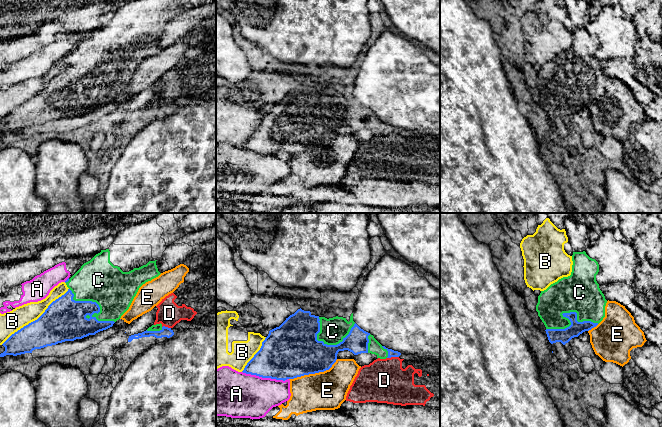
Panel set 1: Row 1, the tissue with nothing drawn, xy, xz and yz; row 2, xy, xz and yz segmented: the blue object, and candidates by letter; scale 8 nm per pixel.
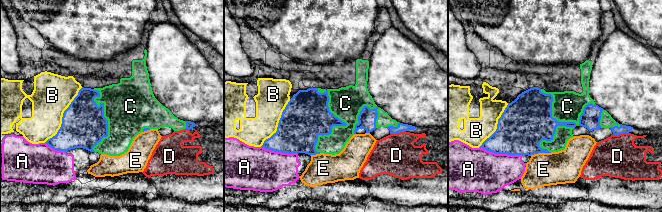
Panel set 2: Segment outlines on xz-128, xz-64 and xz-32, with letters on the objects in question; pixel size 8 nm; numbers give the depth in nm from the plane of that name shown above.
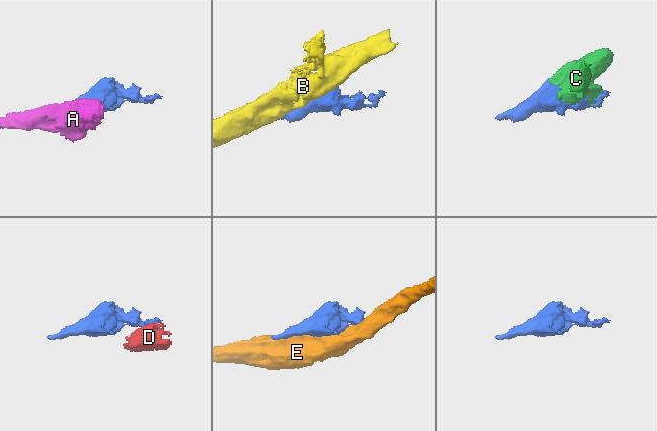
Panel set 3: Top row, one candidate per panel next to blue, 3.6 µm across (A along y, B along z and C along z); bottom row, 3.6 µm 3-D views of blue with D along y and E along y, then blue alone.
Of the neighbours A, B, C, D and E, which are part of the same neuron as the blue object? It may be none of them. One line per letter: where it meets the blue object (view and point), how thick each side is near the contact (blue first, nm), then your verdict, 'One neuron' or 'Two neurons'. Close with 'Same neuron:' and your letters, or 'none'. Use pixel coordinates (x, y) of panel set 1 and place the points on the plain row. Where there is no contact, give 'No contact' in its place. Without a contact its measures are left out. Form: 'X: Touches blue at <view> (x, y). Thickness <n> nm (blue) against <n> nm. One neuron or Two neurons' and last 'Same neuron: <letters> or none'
A: Touches blue at xz (265, 153). Thickness 400 nm (blue) against 360 nm. Two neurons
B: Touches blue at xy (35, 96). Thickness 340 nm (blue) against 170 nm. Two neurons
C: Touches blue at xy (98, 81). Thickness 280 nm (blue) against 360 nm. One neuron
D: Touches blue at xz (392, 132). Thickness 60 nm (blue) against 360 nm. Two neurons
E: Touches blue at xz (313, 149). Thickness 440 nm (blue) against 320 nm. Two neurons
Same neuron: C

